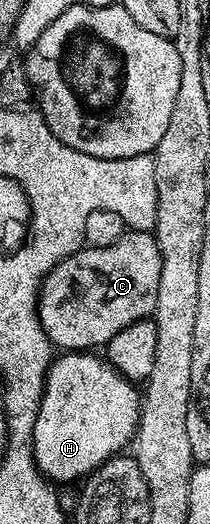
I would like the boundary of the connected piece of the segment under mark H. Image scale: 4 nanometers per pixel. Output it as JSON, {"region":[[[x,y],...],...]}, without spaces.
{"region":[[[68,351],[53,362],[44,385],[44,398],[35,426],[30,430],[30,441],[38,469],[45,477],[57,483],[70,483],[74,477],[87,478],[103,461],[113,456],[116,444],[123,437],[130,437],[137,428],[137,417],[142,408],[139,396],[132,397],[133,382],[125,380],[105,360],[88,351]]]}

